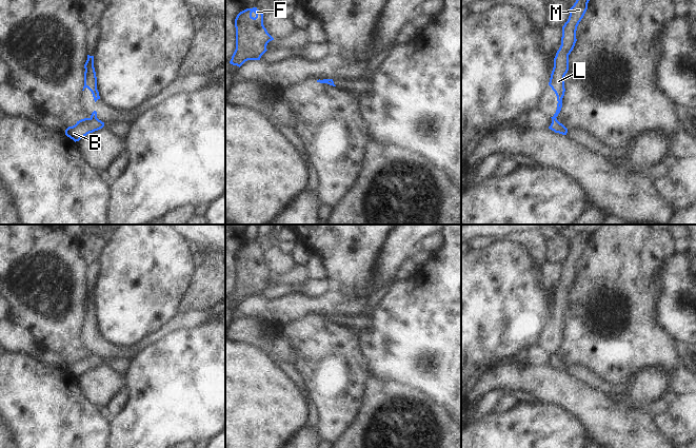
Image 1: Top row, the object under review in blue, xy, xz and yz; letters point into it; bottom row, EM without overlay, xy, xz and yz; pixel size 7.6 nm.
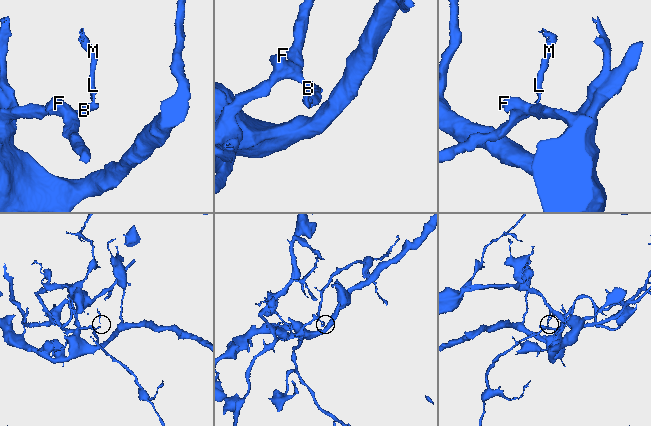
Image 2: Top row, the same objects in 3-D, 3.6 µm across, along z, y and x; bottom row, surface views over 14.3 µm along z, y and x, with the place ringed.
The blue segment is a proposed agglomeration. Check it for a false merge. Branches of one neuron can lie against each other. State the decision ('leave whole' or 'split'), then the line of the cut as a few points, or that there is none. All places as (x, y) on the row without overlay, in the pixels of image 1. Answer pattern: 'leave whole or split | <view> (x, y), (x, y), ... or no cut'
split | yz (552, 353), (555, 354)

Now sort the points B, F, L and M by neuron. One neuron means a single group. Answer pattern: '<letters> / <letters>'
B F / L M

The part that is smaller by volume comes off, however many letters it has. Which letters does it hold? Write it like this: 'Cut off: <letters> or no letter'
Cut off: L, M

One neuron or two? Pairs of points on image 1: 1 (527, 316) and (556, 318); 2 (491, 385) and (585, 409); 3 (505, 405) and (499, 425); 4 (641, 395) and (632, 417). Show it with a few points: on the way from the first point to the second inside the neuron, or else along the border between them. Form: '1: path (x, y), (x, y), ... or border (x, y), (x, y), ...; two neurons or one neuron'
1: border (554, 299), (549, 315), (549, 324), (537, 339); two neurons
2: path (514, 382), (540, 382), (562, 389); one neuron
3: border (521, 402), (509, 410), (495, 413); two neurons
4: border (613, 397), (628, 406), (641, 408), (650, 412); two neurons

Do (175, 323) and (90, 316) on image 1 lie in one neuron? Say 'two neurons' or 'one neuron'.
one neuron

